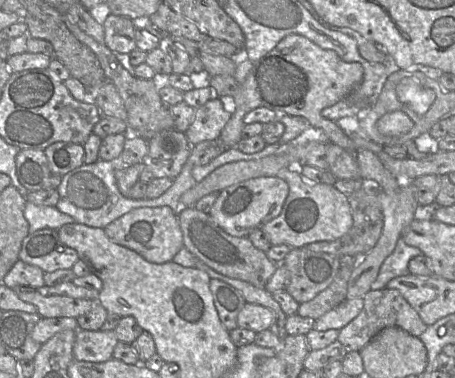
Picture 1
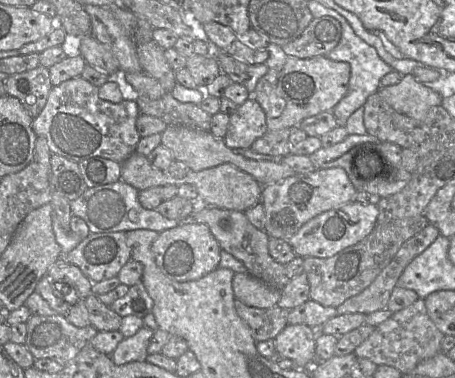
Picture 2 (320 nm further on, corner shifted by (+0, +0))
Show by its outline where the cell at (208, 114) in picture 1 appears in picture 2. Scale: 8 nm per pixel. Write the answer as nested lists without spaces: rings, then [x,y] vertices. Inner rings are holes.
[[[250,97],[230,115],[223,140],[231,149],[249,149],[255,140],[267,132],[265,113],[259,103]]]

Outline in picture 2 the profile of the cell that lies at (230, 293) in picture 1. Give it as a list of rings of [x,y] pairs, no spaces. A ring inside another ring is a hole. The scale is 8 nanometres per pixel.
[[[235,299],[234,307],[239,317],[250,329],[256,342],[274,339],[289,324],[290,310],[279,306],[256,308]]]

